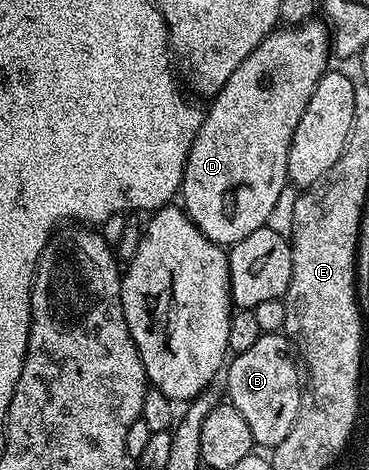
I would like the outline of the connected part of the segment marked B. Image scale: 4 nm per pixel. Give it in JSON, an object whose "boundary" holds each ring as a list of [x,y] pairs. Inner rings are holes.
{"boundary":[[[280,332],[263,333],[258,338],[258,342],[254,342],[254,346],[250,346],[250,350],[235,353],[227,361],[226,376],[227,372],[227,403],[232,404],[234,410],[238,410],[238,414],[242,414],[242,418],[246,418],[246,426],[250,426],[253,445],[260,447],[261,444],[262,447],[268,448],[264,450],[275,450],[282,442],[282,438],[286,438],[290,434],[290,430],[298,418],[302,395],[302,372],[294,359],[294,349],[288,337]]]}

